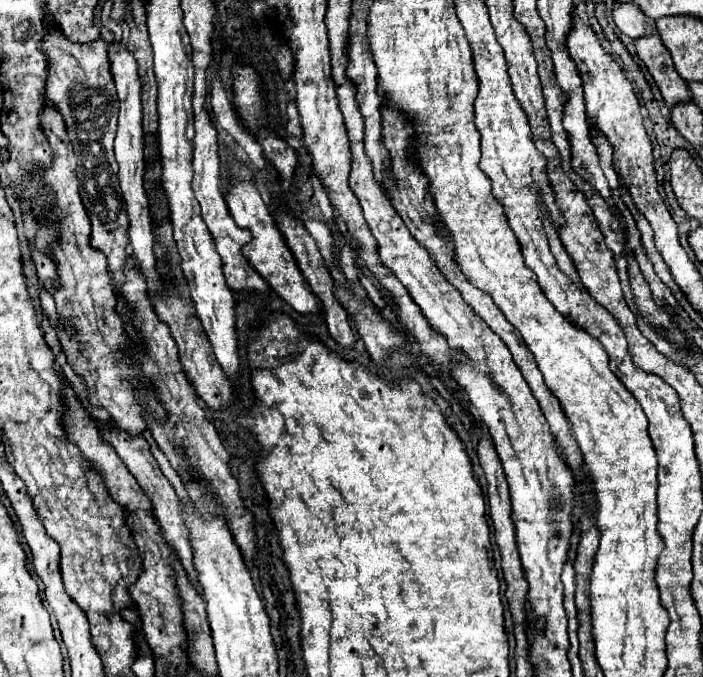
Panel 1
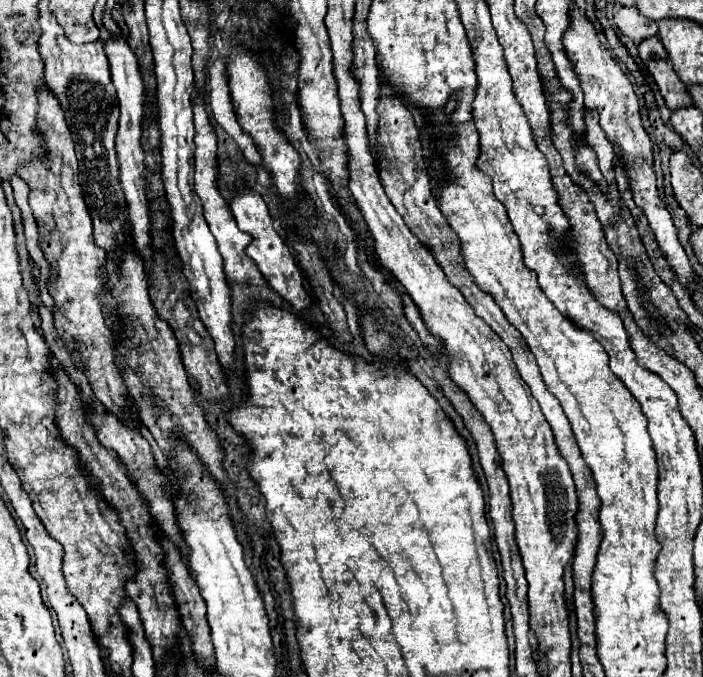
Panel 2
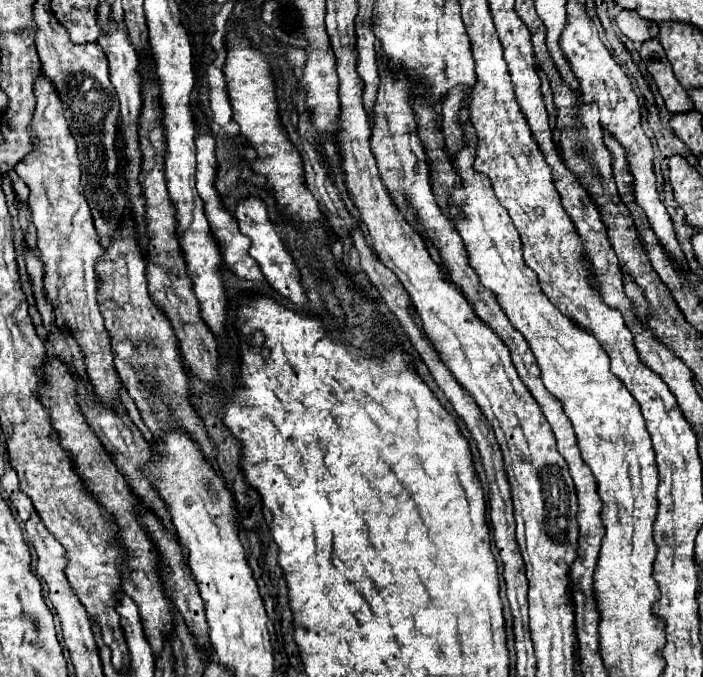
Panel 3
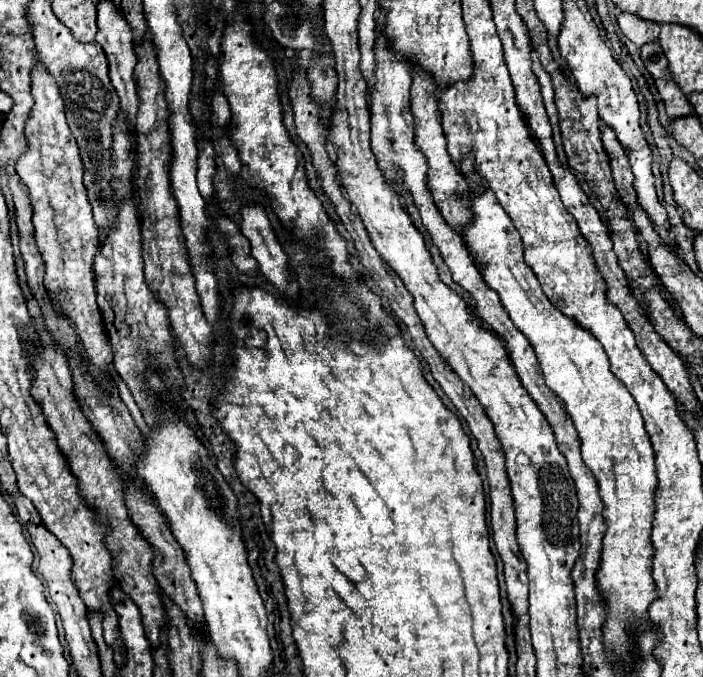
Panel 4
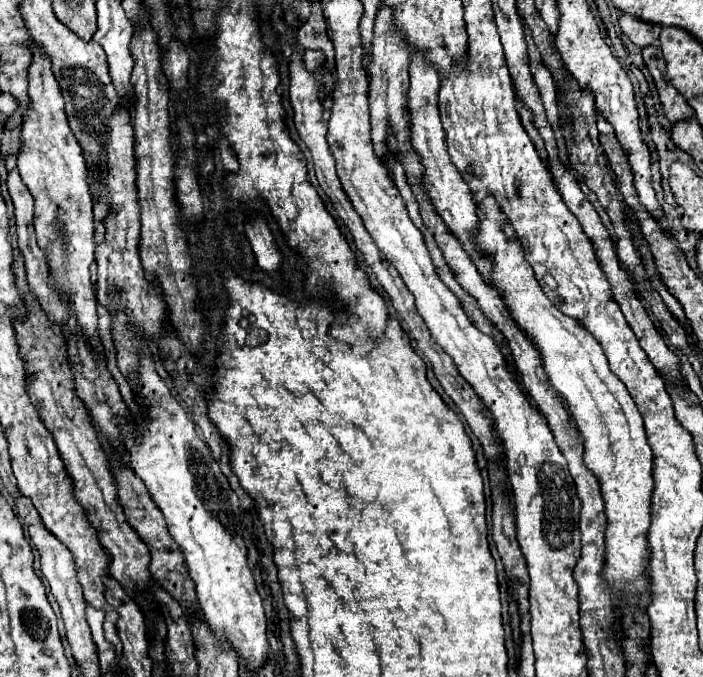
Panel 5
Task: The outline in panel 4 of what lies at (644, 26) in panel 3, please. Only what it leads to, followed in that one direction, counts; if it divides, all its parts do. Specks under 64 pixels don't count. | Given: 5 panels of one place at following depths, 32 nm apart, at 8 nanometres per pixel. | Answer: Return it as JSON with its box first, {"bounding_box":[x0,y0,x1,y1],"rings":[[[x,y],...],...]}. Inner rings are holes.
{"bounding_box":[618,12,660,46],"rings":[[[628,12],[618,14],[618,26],[622,30],[622,34],[626,38],[630,38],[636,46],[648,44],[648,42],[656,42],[658,34],[660,34],[660,24],[656,22],[648,22],[648,20],[640,20],[638,16],[632,16]]]}

